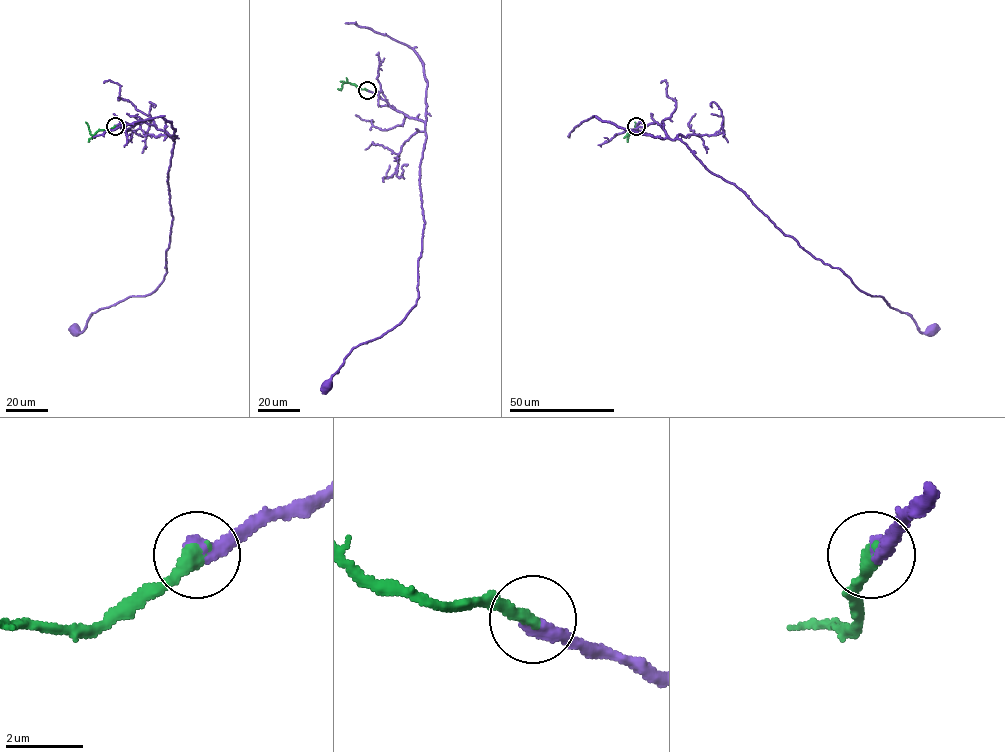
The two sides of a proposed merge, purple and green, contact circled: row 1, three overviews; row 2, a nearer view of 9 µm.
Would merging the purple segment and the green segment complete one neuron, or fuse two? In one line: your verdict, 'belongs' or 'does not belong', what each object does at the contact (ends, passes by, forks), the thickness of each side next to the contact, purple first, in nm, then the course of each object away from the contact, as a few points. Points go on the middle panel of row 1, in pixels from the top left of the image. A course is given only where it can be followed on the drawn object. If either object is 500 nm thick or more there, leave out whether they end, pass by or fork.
belongs; purple ends; green ends; calibres 460 and 400 nm; course purple (367, 90), (425, 123), (420, 170), (424, 225), (418, 261), (418, 298), (395, 326), (354, 347), (326, 385); course green (367, 90), (348, 82), (337, 89)

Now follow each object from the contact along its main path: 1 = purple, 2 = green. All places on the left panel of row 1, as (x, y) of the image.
1: (115, 126), (145, 122), (173, 137), (166, 273), (151, 293), (102, 308), (92, 313), (81, 332), (74, 331)
2: (115, 126), (92, 135), (85, 122)

